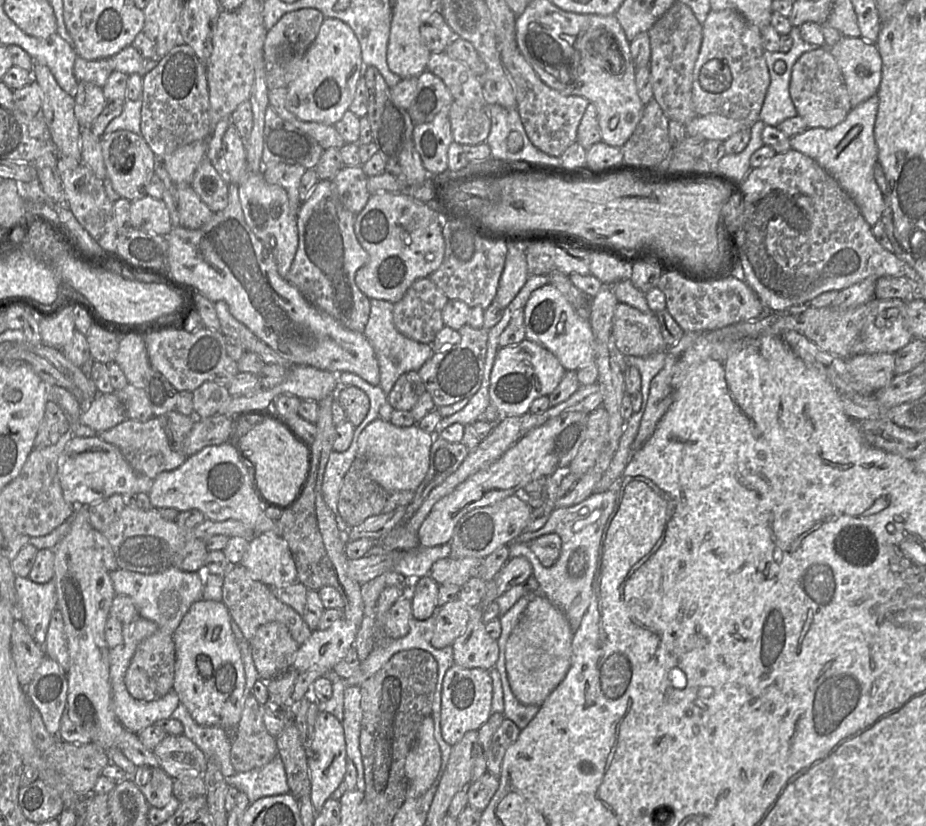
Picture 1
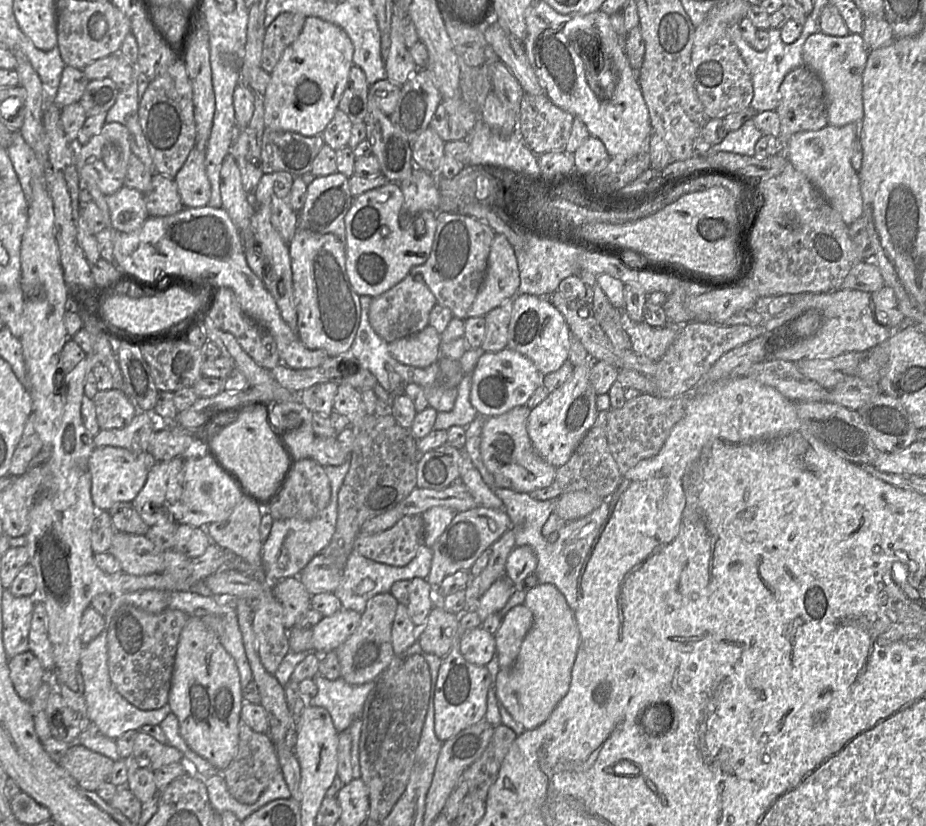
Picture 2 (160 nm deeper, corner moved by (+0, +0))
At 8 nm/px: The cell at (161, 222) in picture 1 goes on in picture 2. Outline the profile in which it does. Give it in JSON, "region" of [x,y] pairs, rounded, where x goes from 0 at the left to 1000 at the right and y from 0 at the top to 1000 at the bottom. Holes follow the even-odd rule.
{"region":[[[133,225],[125,234],[114,237],[119,258],[119,274],[127,281],[149,278],[162,263],[154,234]]]}

